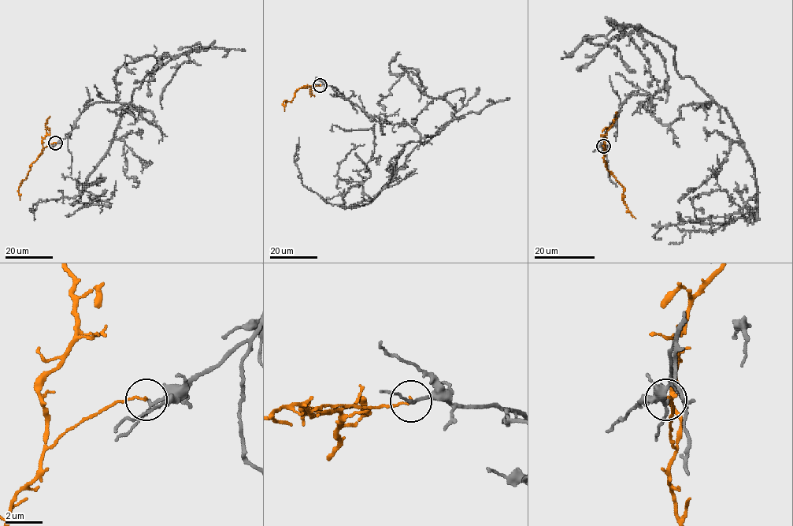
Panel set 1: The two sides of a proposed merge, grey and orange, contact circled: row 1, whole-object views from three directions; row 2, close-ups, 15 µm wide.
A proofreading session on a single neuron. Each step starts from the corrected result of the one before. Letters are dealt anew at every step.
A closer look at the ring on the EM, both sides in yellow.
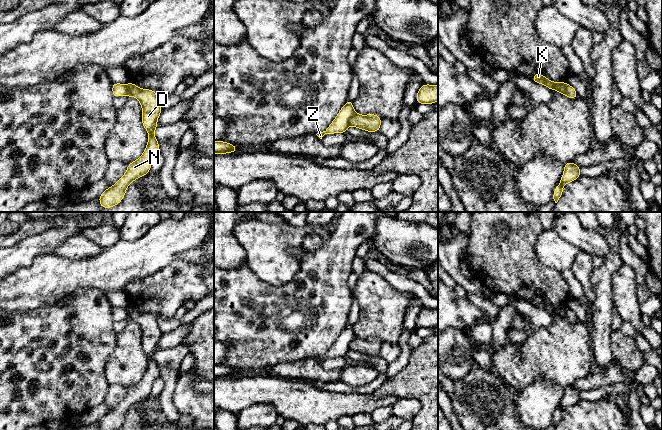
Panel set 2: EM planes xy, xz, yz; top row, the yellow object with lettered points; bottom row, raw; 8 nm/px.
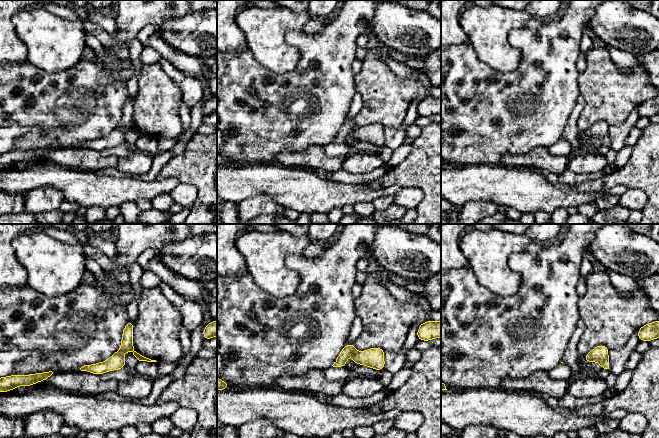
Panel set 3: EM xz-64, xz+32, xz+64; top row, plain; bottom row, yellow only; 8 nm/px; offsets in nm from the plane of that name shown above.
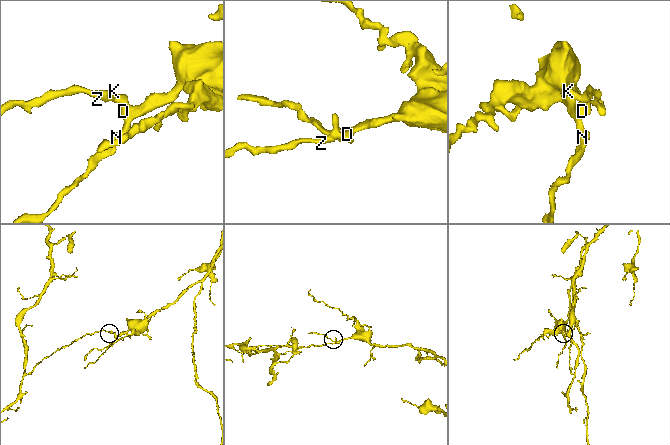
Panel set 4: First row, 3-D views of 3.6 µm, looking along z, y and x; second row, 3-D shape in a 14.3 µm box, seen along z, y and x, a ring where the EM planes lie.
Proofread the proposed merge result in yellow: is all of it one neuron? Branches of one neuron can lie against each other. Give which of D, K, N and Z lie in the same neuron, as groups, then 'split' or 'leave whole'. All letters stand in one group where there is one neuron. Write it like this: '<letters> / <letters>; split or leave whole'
D N / K Z; split

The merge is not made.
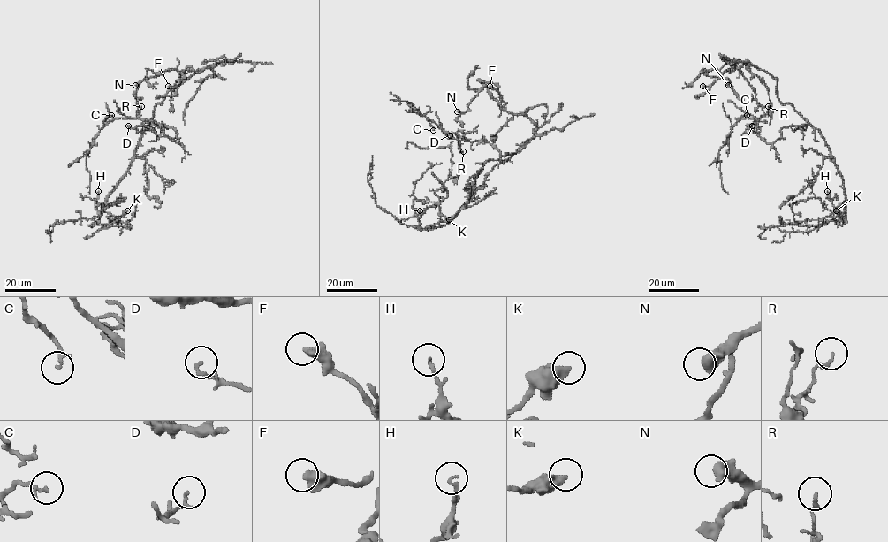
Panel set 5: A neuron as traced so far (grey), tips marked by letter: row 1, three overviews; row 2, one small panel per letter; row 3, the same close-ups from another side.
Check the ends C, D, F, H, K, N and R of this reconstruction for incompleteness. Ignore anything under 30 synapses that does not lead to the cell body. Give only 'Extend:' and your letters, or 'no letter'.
Extend: no letter

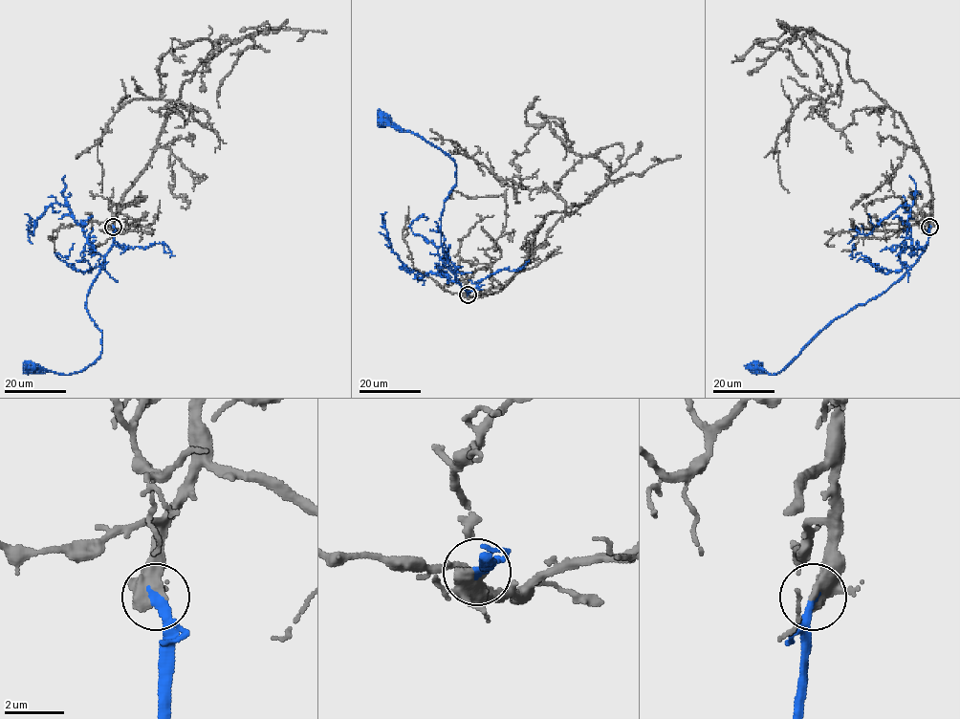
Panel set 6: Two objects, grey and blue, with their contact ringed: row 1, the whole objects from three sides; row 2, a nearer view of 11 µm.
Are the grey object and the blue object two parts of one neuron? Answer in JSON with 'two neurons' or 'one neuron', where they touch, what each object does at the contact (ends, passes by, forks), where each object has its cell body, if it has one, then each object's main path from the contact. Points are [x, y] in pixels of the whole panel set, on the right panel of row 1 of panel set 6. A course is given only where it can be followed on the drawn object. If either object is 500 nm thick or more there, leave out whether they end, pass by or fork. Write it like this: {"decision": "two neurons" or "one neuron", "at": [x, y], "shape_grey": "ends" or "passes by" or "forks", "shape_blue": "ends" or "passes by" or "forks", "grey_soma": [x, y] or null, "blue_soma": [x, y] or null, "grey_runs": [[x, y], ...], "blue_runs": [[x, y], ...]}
{"decision": "one neuron", "at": [929, 227], "grey_soma": null, "blue_soma": [755, 367], "grey_runs": [[929, 227], [931, 188], [912, 135], [854, 80], [847, 51], [809, 32], [757, 42], [786, 50], [807, 76]], "blue_runs": [[929, 227], [928, 242], [918, 260], [897, 281], [829, 323], [775, 374], [754, 369]]}

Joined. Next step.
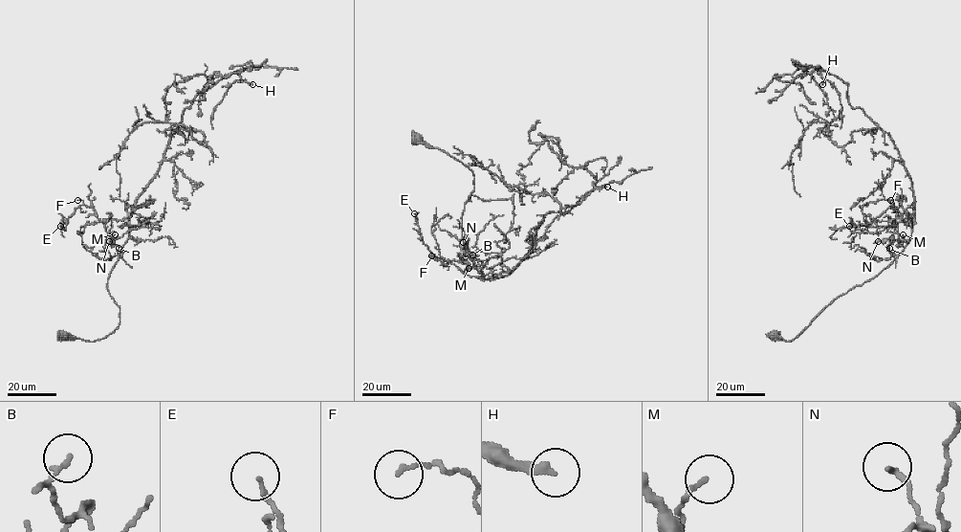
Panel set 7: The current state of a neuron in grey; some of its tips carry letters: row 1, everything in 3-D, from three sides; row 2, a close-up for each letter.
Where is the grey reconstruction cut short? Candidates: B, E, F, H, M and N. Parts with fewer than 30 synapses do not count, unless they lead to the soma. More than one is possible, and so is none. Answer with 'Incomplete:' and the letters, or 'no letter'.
Incomplete: H

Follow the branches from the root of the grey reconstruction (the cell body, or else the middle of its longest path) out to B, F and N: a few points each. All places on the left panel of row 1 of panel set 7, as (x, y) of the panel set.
B: (63, 337), (96, 341), (119, 326), (120, 307), (107, 288), (109, 274), (119, 257), (119, 248)
F: (63, 337), (96, 341), (120, 322), (120, 307), (107, 279), (121, 248), (96, 210), (77, 200)
N: (63, 337), (96, 341), (119, 326), (120, 307), (107, 279), (121, 248), (108, 232), (109, 241)

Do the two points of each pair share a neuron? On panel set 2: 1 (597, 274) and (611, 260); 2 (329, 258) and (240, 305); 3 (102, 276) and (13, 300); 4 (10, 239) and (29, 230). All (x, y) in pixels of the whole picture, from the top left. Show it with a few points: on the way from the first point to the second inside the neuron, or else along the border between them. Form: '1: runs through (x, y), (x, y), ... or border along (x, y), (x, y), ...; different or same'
1: runs through (601, 271), (608, 264); same
2: runs through (309, 281), (286, 304), (263, 304); same
3: runs through (80, 276), (50, 277), (35, 285); same
4: runs through (15, 237), (24, 231); same

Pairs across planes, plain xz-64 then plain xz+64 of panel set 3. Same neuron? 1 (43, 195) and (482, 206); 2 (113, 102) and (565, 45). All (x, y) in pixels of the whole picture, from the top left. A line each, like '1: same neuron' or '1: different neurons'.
1: same neuron
2: same neuron

